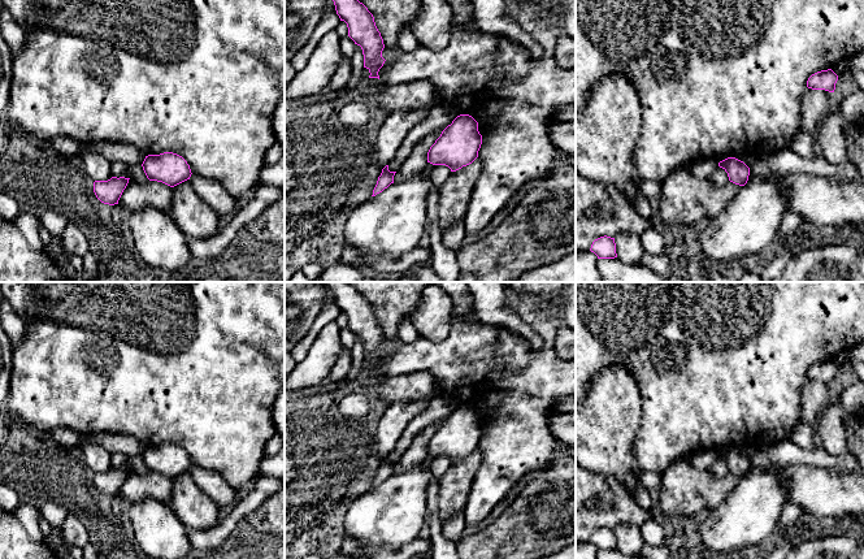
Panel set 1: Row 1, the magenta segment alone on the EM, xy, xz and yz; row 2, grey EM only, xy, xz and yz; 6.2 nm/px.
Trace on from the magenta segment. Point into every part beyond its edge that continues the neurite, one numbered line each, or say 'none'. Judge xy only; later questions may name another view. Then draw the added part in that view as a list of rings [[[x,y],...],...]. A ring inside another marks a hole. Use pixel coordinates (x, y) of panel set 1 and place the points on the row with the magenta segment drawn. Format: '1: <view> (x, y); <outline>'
1: xy (216, 196); [[[191,174],[190,181],[195,191],[218,214],[234,214],[240,208],[240,200],[231,196],[217,181]]]

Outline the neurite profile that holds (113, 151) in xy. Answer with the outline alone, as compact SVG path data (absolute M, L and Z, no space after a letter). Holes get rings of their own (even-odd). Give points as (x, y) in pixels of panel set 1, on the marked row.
M92 142L82 147L83 150L91 150L96 153L100 153L109 162L123 162L127 165L143 164L146 155L129 143L118 142Z

